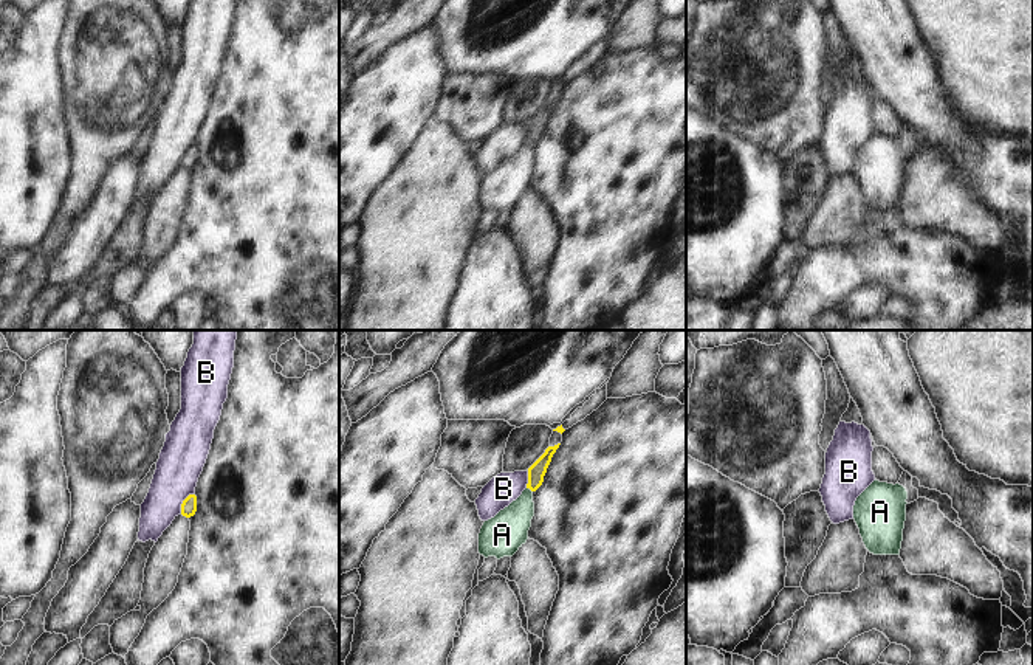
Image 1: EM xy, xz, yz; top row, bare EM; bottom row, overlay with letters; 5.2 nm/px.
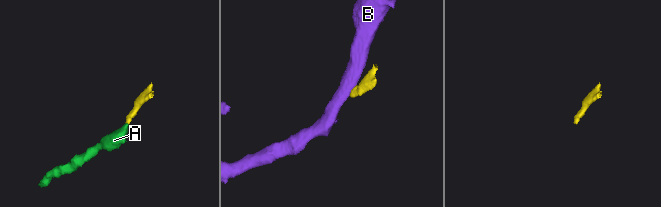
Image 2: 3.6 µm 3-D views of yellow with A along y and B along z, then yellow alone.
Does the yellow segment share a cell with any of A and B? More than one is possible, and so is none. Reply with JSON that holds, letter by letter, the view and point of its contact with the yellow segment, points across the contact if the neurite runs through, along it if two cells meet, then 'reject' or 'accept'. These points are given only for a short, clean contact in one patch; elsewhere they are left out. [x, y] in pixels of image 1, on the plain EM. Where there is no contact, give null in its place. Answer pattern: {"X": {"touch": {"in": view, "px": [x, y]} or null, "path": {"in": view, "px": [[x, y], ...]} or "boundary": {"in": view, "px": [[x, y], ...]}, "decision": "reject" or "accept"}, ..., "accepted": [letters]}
{"A": {"touch": {"in": "xz", "px": [530, 141]}, "path": {"in": "xz", "px": [[536, 124], [530, 141], [522, 163], [508, 182]]}, "decision": "accept"}, "B": {"touch": {"in": "xy", "px": [183, 155]}, "boundary": {"in": "xy", "px": [[192, 146], [183, 154], [180, 165]]}, "decision": "reject"}, "accepted": ["A"]}

